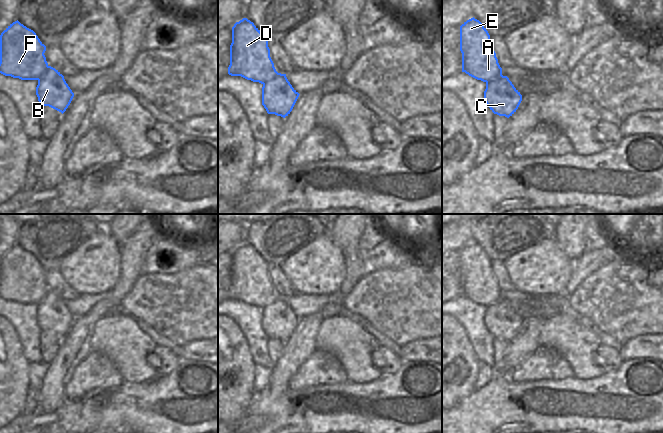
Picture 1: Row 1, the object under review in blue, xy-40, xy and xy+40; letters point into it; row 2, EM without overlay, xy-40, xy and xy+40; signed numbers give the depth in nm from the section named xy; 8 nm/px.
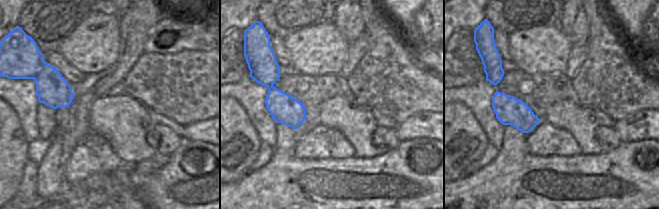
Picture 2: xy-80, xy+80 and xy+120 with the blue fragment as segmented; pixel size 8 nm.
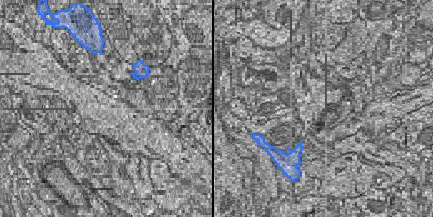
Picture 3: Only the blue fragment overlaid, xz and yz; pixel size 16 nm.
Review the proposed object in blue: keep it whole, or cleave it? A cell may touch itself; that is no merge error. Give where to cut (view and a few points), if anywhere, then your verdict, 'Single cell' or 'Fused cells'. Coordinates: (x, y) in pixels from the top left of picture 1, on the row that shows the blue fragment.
Split along xy-40 (48, 66), (37, 79). Fused cells.

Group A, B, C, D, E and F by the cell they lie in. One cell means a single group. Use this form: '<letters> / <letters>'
A D E F / B C

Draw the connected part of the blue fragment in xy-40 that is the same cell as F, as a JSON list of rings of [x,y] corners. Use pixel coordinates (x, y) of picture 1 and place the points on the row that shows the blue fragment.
[[[17,20],[0,35],[0,73],[21,80],[38,80],[48,67],[45,51],[46,46],[36,33]]]

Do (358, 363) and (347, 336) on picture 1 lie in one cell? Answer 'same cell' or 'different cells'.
same cell

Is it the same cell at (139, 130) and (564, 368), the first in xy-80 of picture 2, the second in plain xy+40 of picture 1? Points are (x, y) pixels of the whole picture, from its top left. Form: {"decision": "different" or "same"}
{"decision": "different"}

